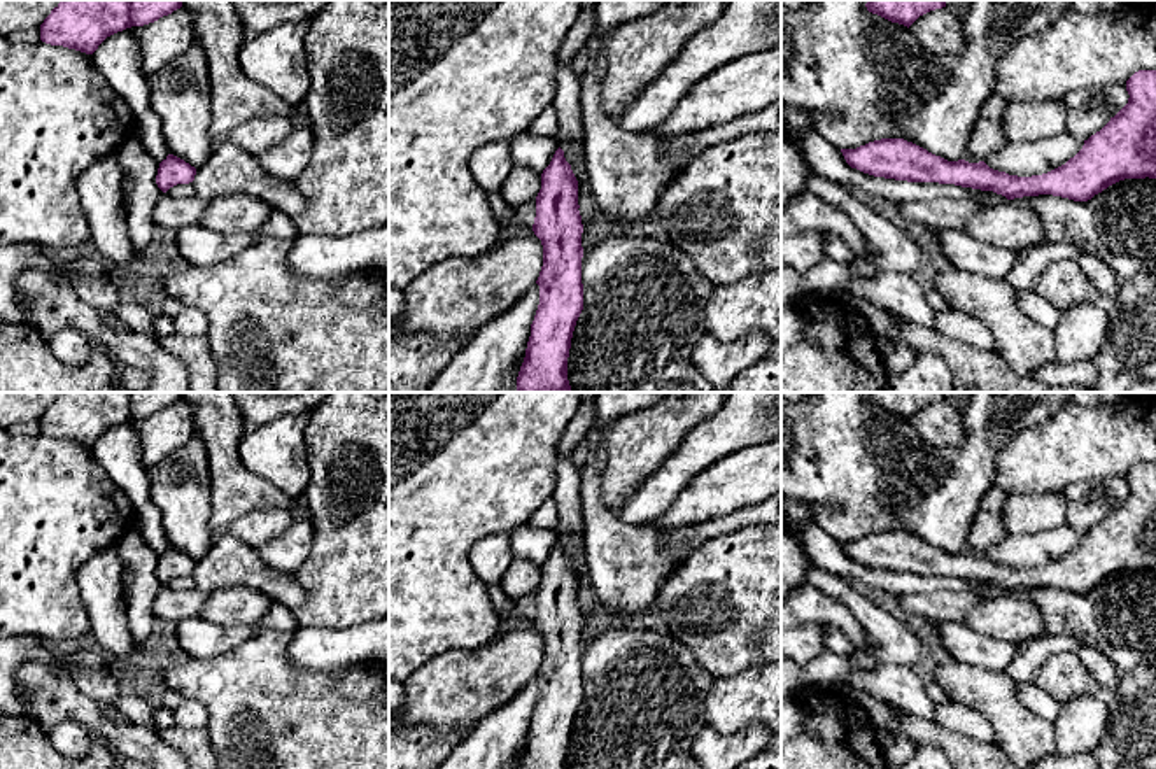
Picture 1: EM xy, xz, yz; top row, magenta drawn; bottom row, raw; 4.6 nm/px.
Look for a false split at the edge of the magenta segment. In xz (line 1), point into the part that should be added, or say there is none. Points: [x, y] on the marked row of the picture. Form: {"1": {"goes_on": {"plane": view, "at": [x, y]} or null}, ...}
{"1": {"goes_on": null}}

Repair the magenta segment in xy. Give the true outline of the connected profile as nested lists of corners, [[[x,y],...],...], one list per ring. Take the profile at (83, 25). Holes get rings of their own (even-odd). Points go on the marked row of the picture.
[[[61,0],[40,25],[40,40],[93,54],[107,37],[180,7],[180,0]]]

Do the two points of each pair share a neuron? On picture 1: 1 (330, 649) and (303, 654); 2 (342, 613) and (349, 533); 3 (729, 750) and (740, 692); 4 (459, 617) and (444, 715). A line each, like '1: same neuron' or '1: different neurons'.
1: same neuron
2: same neuron
3: different neurons
4: different neurons

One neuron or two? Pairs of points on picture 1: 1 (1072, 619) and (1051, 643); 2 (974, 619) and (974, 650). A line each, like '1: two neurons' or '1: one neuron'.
1: one neuron
2: two neurons

